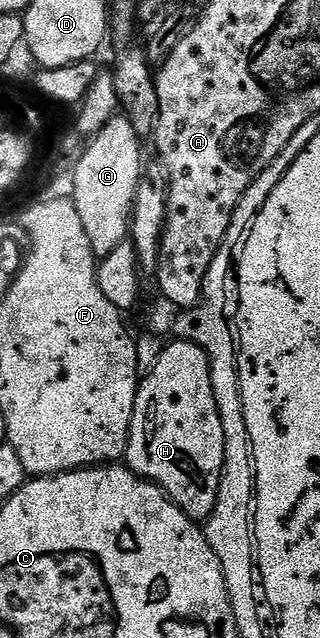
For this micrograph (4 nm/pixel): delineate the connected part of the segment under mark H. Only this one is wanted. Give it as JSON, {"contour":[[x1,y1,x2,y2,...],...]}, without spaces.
{"contour":[[189,341,165,344,136,390,127,468,168,494,197,523,211,517,224,474,224,436,206,351]]}

